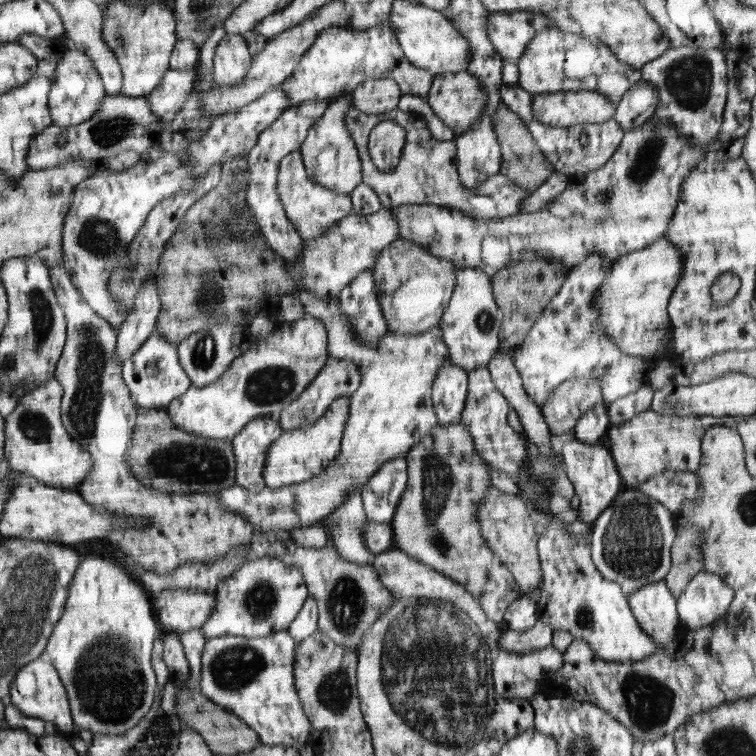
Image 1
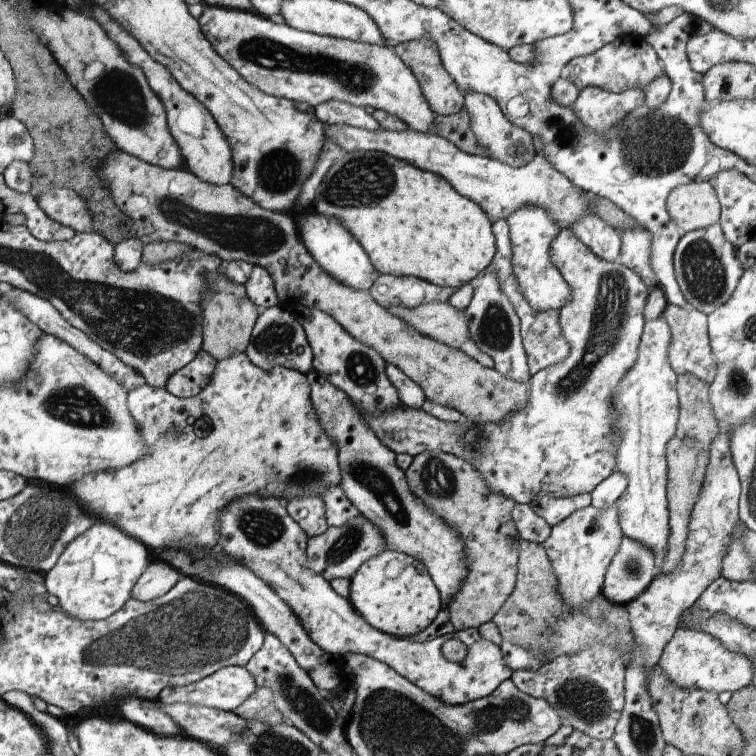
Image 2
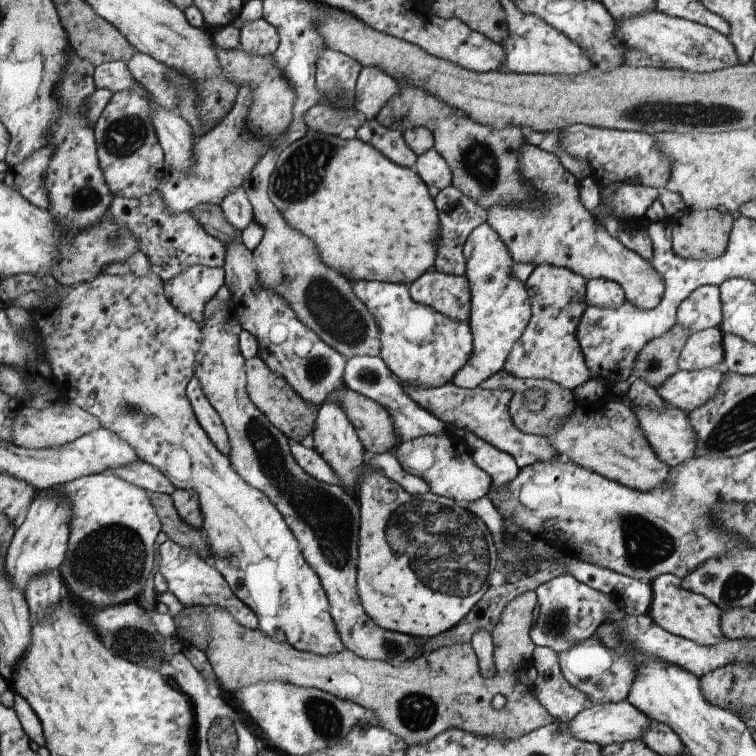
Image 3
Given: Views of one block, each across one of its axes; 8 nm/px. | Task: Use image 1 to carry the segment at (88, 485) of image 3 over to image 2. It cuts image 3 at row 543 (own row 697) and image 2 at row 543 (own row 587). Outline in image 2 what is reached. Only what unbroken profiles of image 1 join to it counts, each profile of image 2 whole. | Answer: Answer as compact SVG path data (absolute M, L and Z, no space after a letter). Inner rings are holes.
M101 520L68 544L66 550L59 556L59 562L44 573L45 587L47 594L54 594L58 598L57 611L66 612L68 616L78 620L107 619L126 606L133 595L136 583L142 578L140 574L147 570L148 562L150 562L148 550L142 541L128 536L110 521Z

